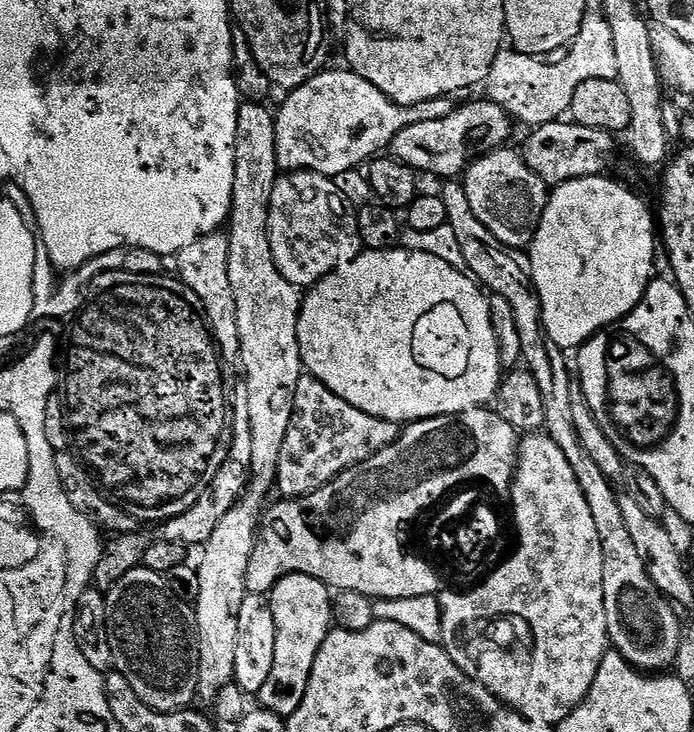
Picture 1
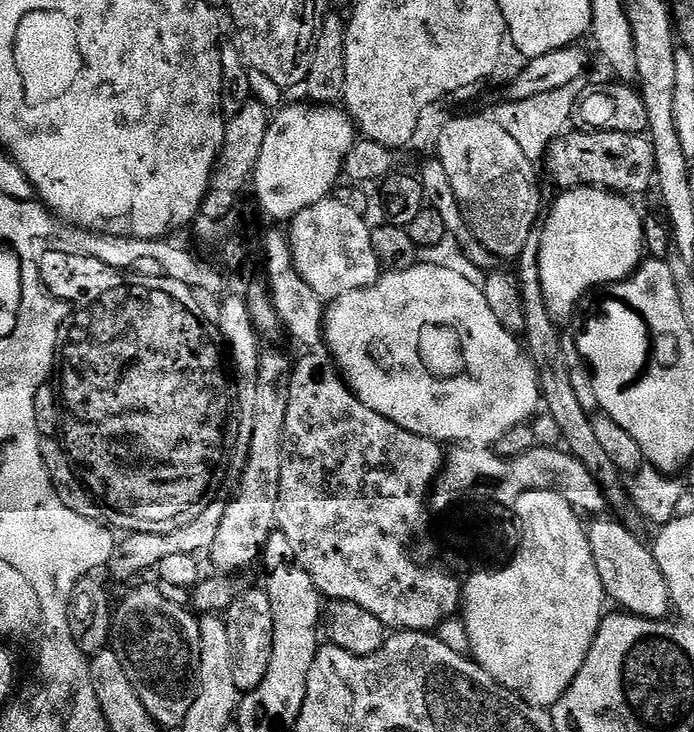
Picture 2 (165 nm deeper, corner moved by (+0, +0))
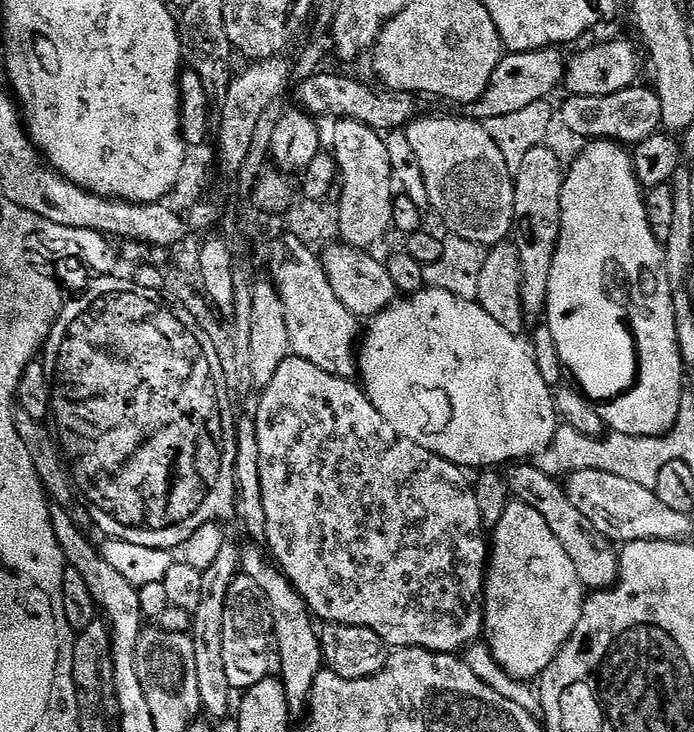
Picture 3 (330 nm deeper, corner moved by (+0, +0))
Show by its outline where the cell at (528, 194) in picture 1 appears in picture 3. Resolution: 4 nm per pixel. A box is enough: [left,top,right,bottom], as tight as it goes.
[406,116,514,246]

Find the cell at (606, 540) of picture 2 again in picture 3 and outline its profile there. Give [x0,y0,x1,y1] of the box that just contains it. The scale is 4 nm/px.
[506,464,619,591]

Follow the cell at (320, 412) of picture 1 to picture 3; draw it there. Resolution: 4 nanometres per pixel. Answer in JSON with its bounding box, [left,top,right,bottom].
[254,356,490,654]

